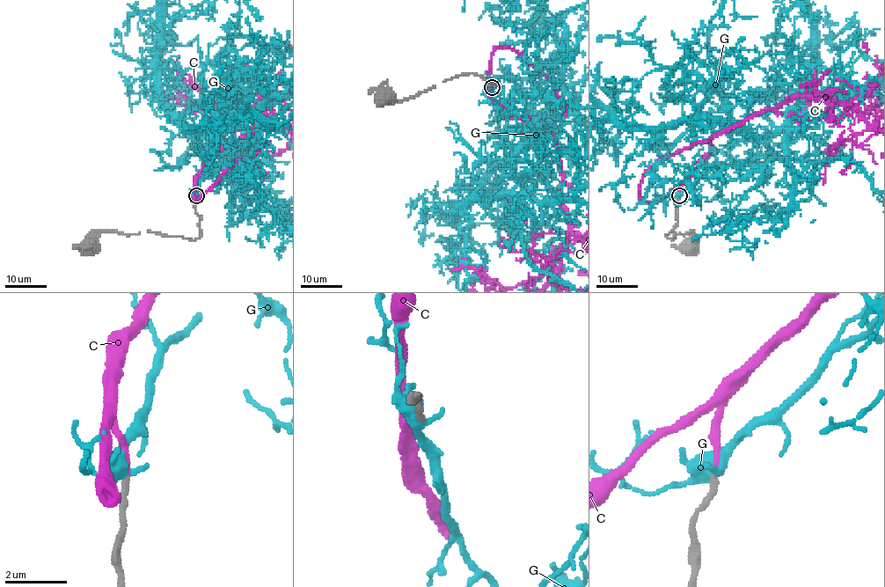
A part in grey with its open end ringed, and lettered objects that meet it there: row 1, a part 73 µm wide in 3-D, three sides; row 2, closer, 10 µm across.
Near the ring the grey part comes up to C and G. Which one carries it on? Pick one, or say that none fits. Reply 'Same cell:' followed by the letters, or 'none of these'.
Same cell: C

